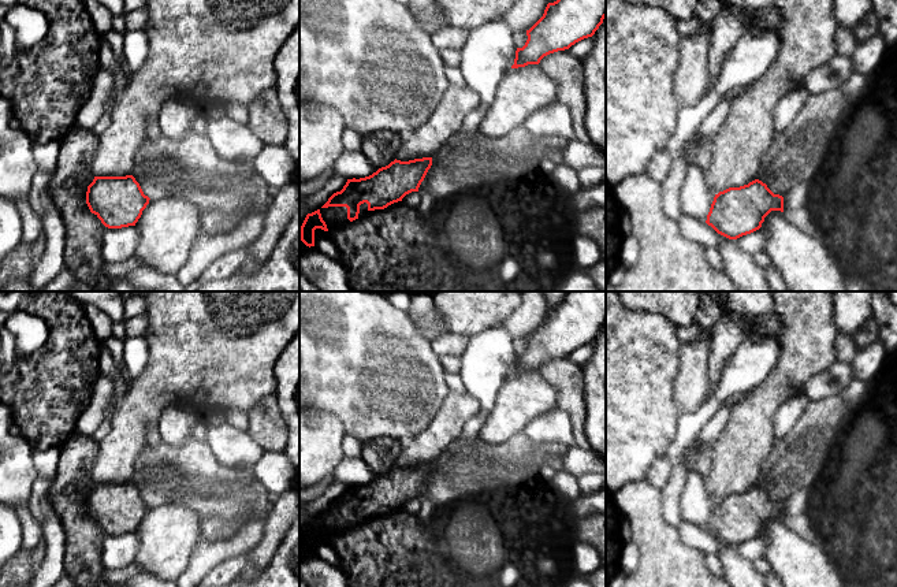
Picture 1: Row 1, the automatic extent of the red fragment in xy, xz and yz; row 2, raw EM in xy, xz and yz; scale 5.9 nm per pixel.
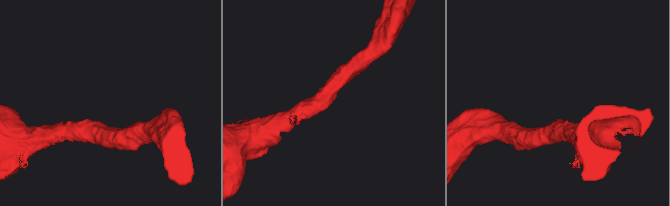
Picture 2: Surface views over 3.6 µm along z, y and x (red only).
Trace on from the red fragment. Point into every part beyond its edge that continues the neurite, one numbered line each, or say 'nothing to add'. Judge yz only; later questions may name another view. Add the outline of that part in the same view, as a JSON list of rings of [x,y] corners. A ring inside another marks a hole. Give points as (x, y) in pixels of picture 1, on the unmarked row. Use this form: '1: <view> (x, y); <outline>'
nothing to add

